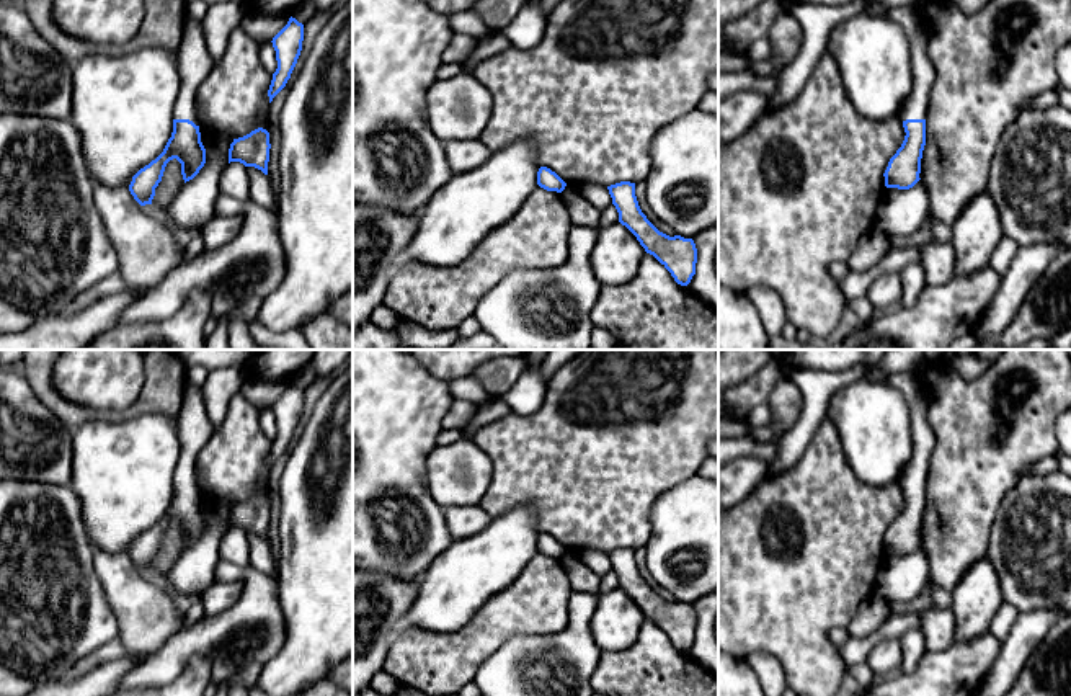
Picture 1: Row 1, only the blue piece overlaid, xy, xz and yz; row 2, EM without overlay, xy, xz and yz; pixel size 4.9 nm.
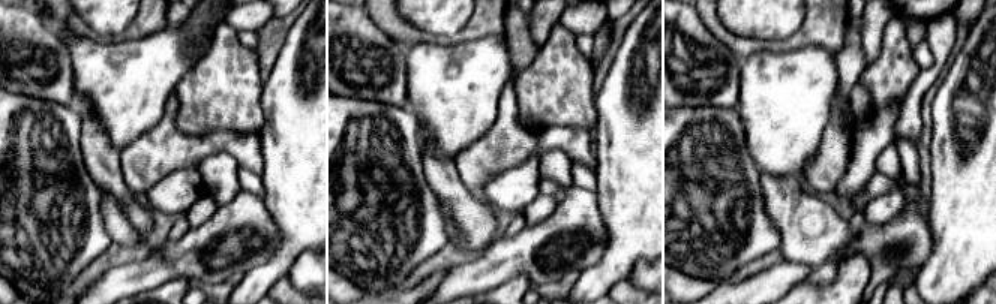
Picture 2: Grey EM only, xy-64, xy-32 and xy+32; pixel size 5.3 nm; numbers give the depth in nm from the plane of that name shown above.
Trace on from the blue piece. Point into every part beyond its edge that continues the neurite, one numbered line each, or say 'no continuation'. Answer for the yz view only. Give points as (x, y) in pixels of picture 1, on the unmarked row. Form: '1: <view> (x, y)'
1: yz (906, 383)

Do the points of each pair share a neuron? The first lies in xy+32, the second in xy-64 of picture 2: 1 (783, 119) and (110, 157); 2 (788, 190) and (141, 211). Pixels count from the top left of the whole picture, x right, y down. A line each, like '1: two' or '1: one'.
1: two
2: one

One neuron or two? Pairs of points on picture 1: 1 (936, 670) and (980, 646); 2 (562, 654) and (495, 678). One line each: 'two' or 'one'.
1: one
2: one

